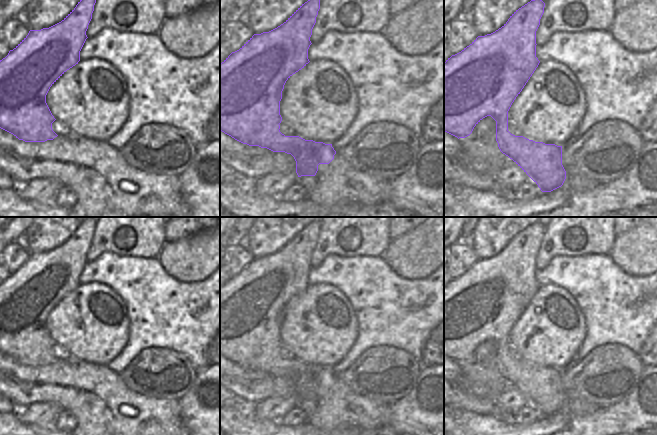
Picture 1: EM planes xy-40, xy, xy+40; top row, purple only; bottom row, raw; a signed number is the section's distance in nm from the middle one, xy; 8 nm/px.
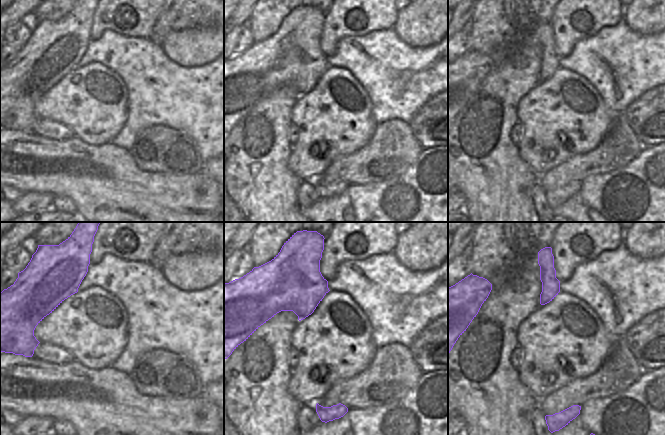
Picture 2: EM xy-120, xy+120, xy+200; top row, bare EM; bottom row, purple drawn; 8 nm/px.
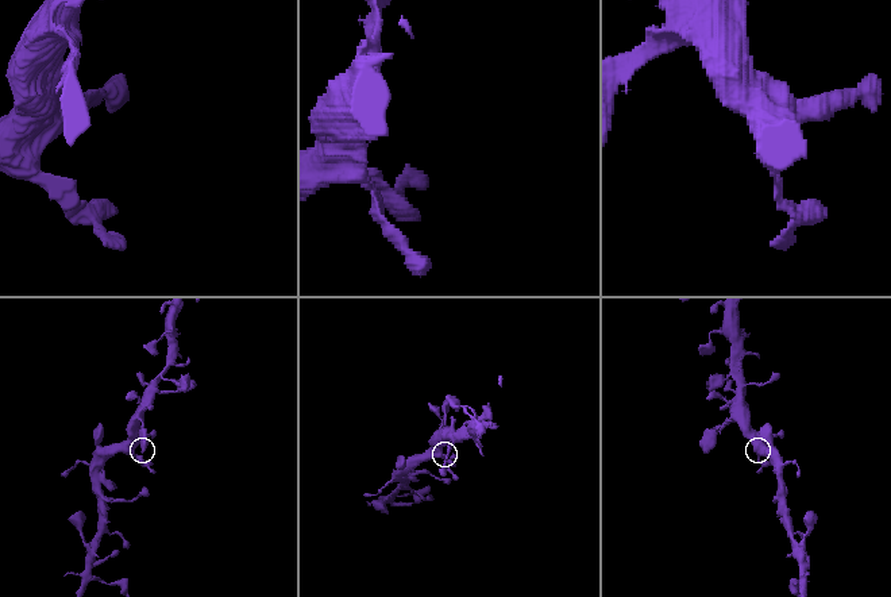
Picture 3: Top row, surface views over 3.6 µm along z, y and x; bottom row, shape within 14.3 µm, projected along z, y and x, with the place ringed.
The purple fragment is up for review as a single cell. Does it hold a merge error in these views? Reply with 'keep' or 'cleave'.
cleave

